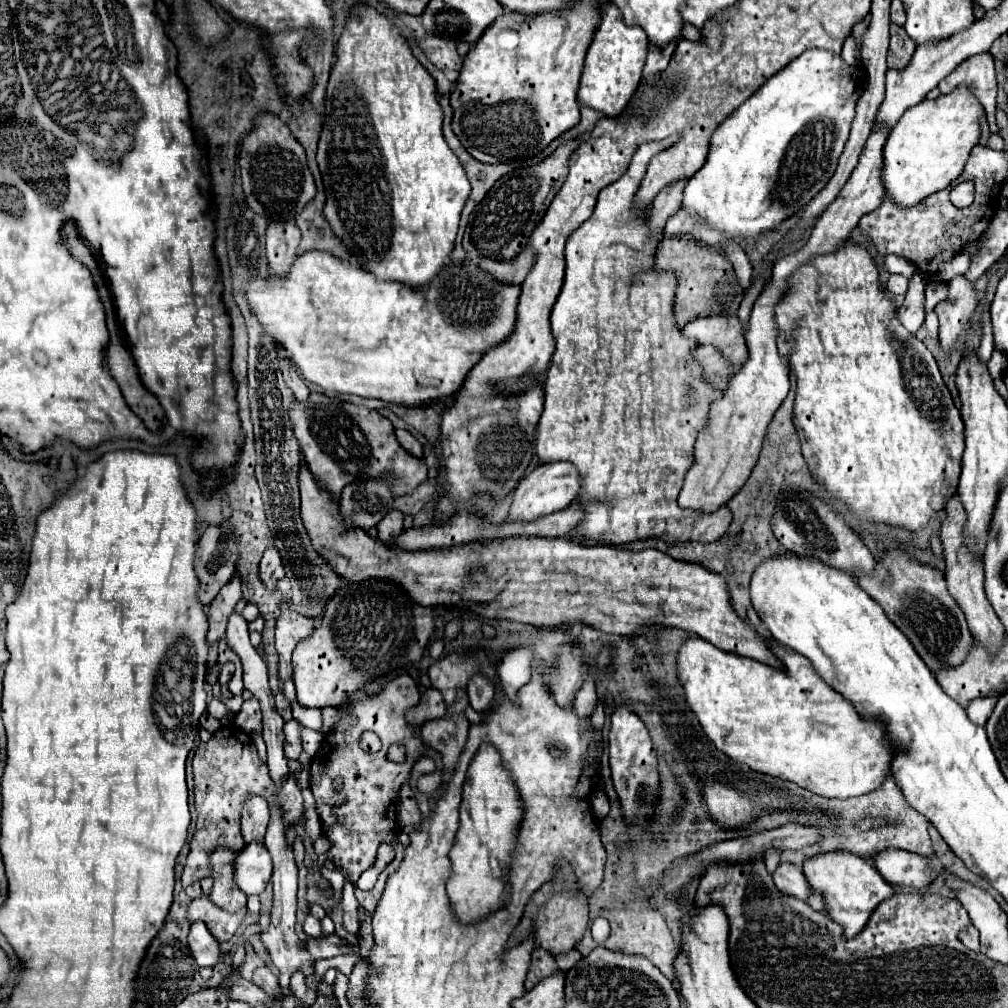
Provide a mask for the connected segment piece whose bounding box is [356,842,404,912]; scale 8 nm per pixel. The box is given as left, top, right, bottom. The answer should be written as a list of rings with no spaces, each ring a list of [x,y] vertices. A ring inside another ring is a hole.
[[[396,842],[396,858],[394,858],[394,860],[386,866],[386,870],[378,876],[376,886],[374,886],[372,890],[368,890],[368,892],[364,892],[364,890],[356,888],[356,898],[358,898],[358,902],[362,904],[362,908],[366,908],[368,912],[374,912],[374,908],[376,908],[376,904],[378,904],[378,900],[380,900],[382,892],[384,892],[386,878],[388,878],[388,876],[398,868],[398,864],[400,864],[402,856],[404,856],[404,848],[402,848],[402,844],[398,844],[398,842]]]

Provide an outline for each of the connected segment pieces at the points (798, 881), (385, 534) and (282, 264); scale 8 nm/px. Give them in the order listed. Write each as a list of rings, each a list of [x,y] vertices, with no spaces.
[[[780,862],[780,866],[774,872],[774,884],[782,894],[790,894],[802,902],[808,902],[812,892],[802,870],[790,862]]]
[[[390,510],[378,524],[376,524],[376,530],[378,530],[378,540],[380,542],[392,542],[400,532],[402,532],[402,520],[404,520],[404,514],[400,510]]]
[[[294,222],[270,224],[266,230],[266,256],[270,262],[272,274],[284,276],[290,268],[292,258],[298,252],[300,230]]]

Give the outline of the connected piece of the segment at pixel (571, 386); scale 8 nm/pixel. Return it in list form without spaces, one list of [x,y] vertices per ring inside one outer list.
[[[670,136],[662,142],[642,144],[634,152],[626,174],[600,192],[594,214],[584,224],[580,224],[580,228],[576,228],[566,242],[566,278],[564,278],[562,292],[560,292],[560,296],[558,296],[554,308],[552,308],[552,320],[550,320],[552,322],[552,336],[554,336],[554,342],[556,342],[556,352],[552,356],[552,364],[546,372],[546,382],[544,382],[546,404],[544,404],[544,412],[540,416],[540,422],[536,426],[536,456],[540,458],[540,462],[546,462],[546,464],[556,462],[556,460],[568,460],[578,468],[578,472],[580,472],[580,492],[578,492],[576,500],[582,504],[584,518],[572,530],[572,538],[582,542],[582,544],[624,546],[624,544],[632,544],[632,542],[648,540],[648,538],[660,538],[668,546],[678,544],[678,542],[714,542],[726,532],[726,528],[732,522],[728,506],[720,506],[716,512],[700,512],[700,510],[680,508],[678,502],[676,502],[678,492],[680,492],[682,482],[684,482],[684,472],[694,464],[694,442],[696,442],[700,430],[704,430],[706,424],[708,424],[708,410],[710,410],[712,400],[720,398],[722,392],[710,388],[704,382],[704,376],[702,376],[700,368],[690,362],[690,350],[696,344],[692,340],[684,338],[682,332],[676,328],[676,322],[674,322],[674,316],[672,316],[672,300],[674,300],[674,286],[676,286],[674,274],[654,270],[654,254],[656,254],[656,248],[662,240],[662,232],[656,238],[656,234],[646,228],[648,210],[644,214],[642,212],[634,214],[634,210],[632,210],[634,208],[634,204],[632,204],[634,194],[640,186],[640,180],[646,174],[646,166],[650,162],[650,158],[654,154],[658,154],[660,150],[668,148],[670,144],[674,144],[676,140],[678,140],[678,136]]]

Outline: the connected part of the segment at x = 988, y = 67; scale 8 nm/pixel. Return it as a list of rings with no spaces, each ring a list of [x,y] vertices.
[[[982,52],[978,56],[970,56],[964,60],[950,76],[940,80],[938,88],[940,94],[950,94],[958,86],[966,86],[982,104],[988,124],[992,132],[1000,132],[994,112],[996,112],[996,74],[994,74],[994,60],[990,52]]]

